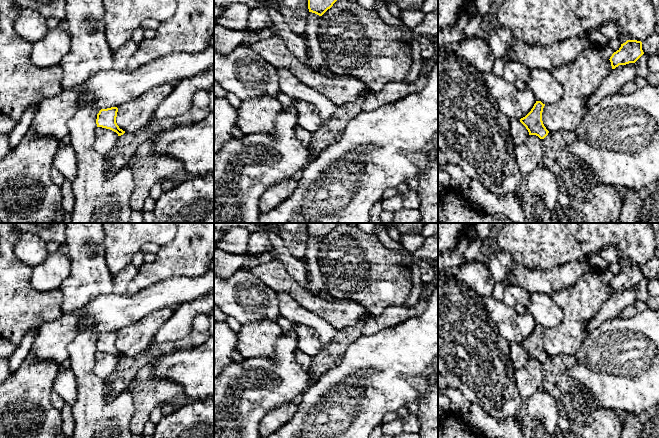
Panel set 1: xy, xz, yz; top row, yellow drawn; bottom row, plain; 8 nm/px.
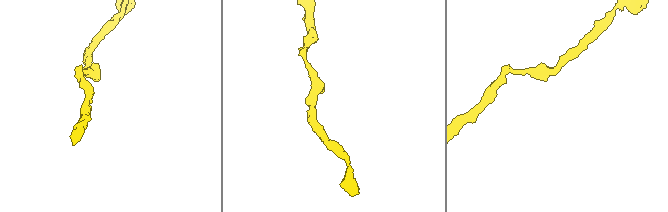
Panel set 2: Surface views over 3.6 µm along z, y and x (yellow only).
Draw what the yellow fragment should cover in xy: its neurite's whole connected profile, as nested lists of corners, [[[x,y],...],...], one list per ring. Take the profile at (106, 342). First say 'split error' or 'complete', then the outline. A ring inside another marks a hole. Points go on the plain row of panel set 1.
complete; [[[111,331],[107,333],[101,333],[97,338],[96,348],[97,351],[102,351],[106,353],[110,353],[121,360],[125,357],[116,347],[118,332]]]

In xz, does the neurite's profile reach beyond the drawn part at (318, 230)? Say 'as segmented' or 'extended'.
as segmented

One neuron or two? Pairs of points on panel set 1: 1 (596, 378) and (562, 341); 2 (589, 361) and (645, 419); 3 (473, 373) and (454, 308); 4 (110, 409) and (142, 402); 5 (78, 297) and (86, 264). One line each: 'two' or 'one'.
1: two
2: two
3: one
4: two
5: one

